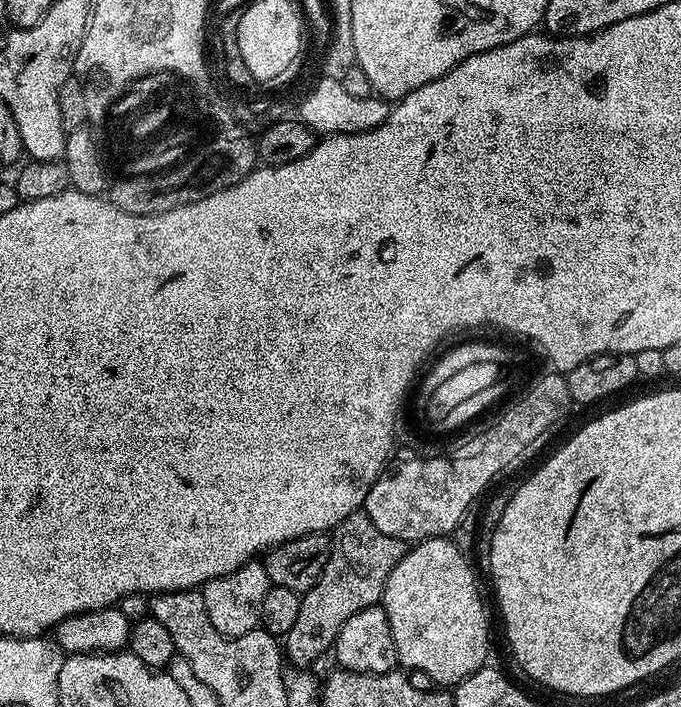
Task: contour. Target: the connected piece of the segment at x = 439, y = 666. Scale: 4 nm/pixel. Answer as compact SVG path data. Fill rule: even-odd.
M452 538L422 540L405 551L384 587L382 607L390 618L397 661L429 676L436 686L460 684L487 661L488 612L469 560Z

